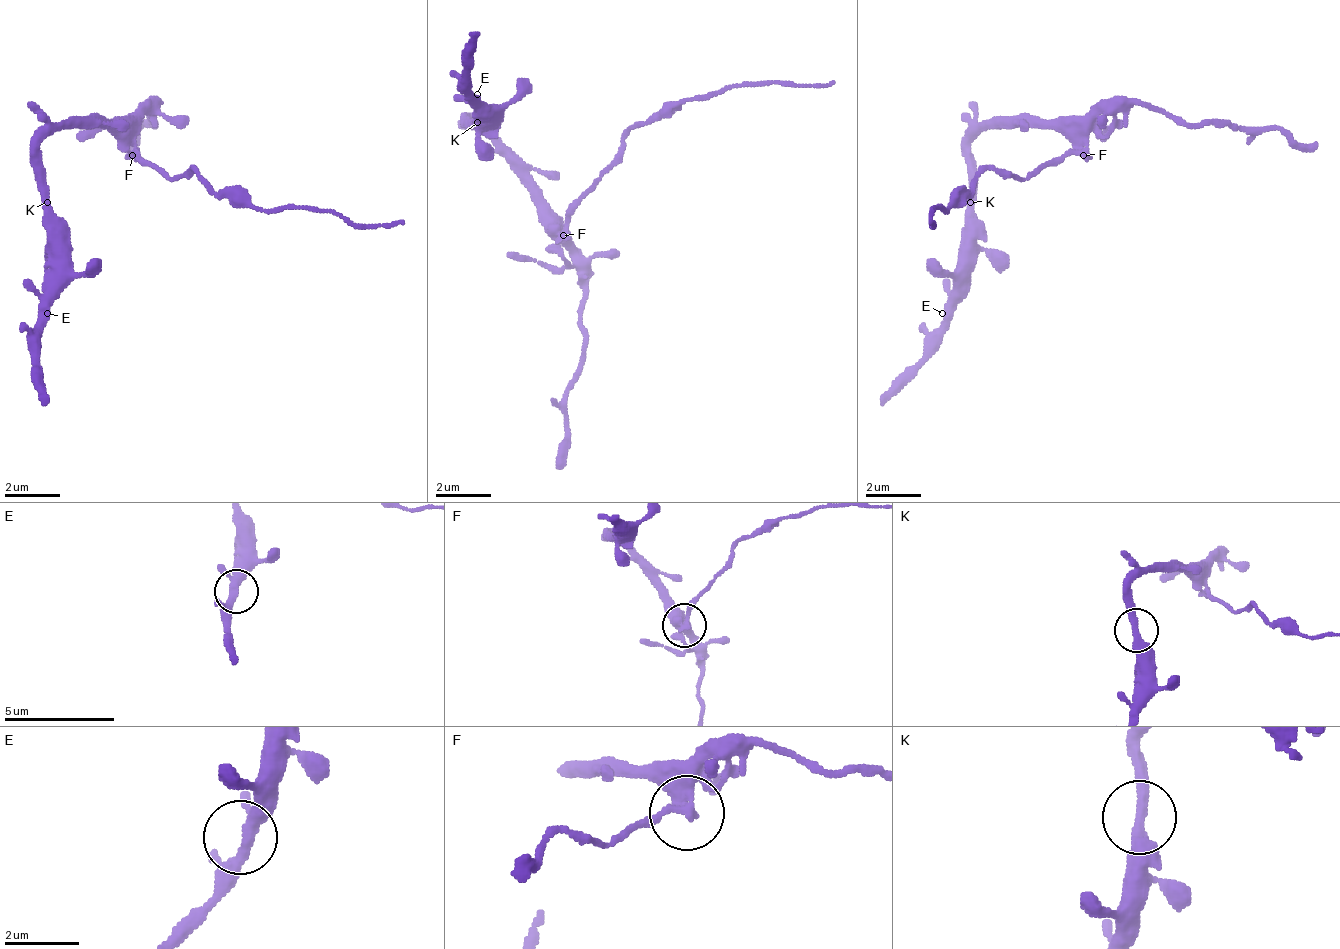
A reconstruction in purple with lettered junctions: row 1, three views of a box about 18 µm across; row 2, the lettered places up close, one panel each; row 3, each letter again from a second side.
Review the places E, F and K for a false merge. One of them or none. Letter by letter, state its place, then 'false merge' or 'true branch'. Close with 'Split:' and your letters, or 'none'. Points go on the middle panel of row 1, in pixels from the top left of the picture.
E: place (477, 94); true branch
F: place (563, 235); false merge
K: place (477, 122); true branch
Split: F

